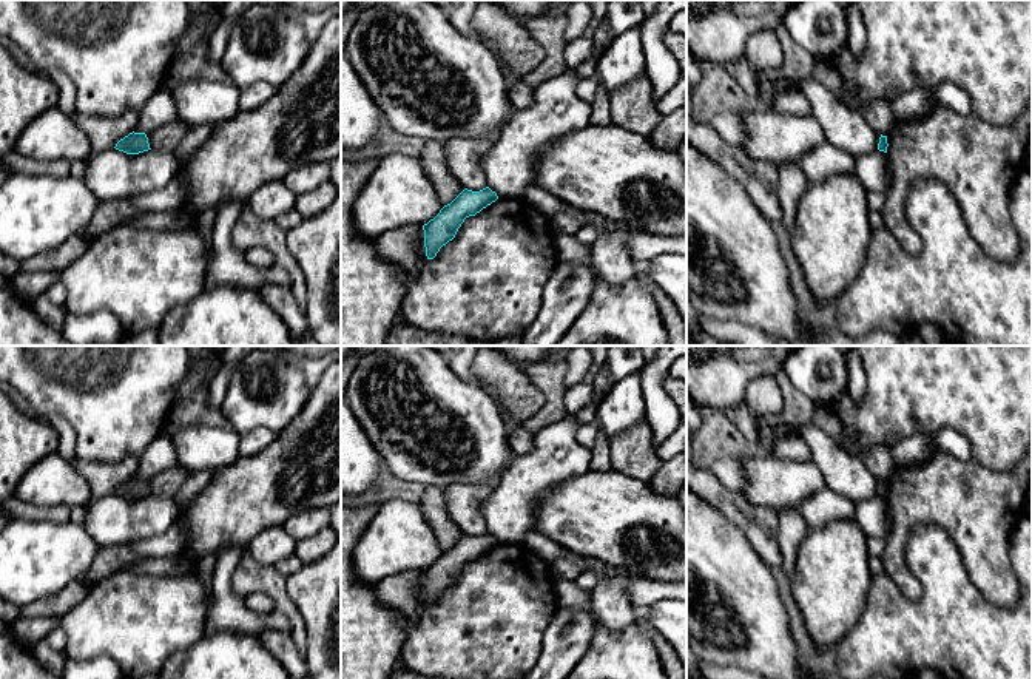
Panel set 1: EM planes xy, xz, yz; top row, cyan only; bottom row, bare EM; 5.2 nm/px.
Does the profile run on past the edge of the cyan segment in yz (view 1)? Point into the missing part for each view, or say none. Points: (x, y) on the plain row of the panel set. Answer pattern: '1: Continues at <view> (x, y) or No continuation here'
1: No continuation here

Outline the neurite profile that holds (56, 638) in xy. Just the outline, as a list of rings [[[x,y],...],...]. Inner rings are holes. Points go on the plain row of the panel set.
[[[60,628],[57,630],[51,630],[46,636],[45,636],[46,642],[49,644],[51,648],[54,648],[59,653],[65,653],[66,651],[66,633]]]

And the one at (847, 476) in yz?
[[[813,423],[798,424],[801,440],[808,446],[813,461],[822,472],[825,488],[853,503],[878,495],[879,483],[864,458],[848,455]]]

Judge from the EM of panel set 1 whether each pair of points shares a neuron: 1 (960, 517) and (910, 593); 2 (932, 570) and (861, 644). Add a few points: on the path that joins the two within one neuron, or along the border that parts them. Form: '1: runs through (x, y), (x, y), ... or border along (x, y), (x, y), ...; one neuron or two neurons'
1: runs through (929, 514), (917, 514), (898, 533), (897, 562); one neuron
2: runs through (932, 594), (932, 601), (895, 638), (886, 641); one neuron

